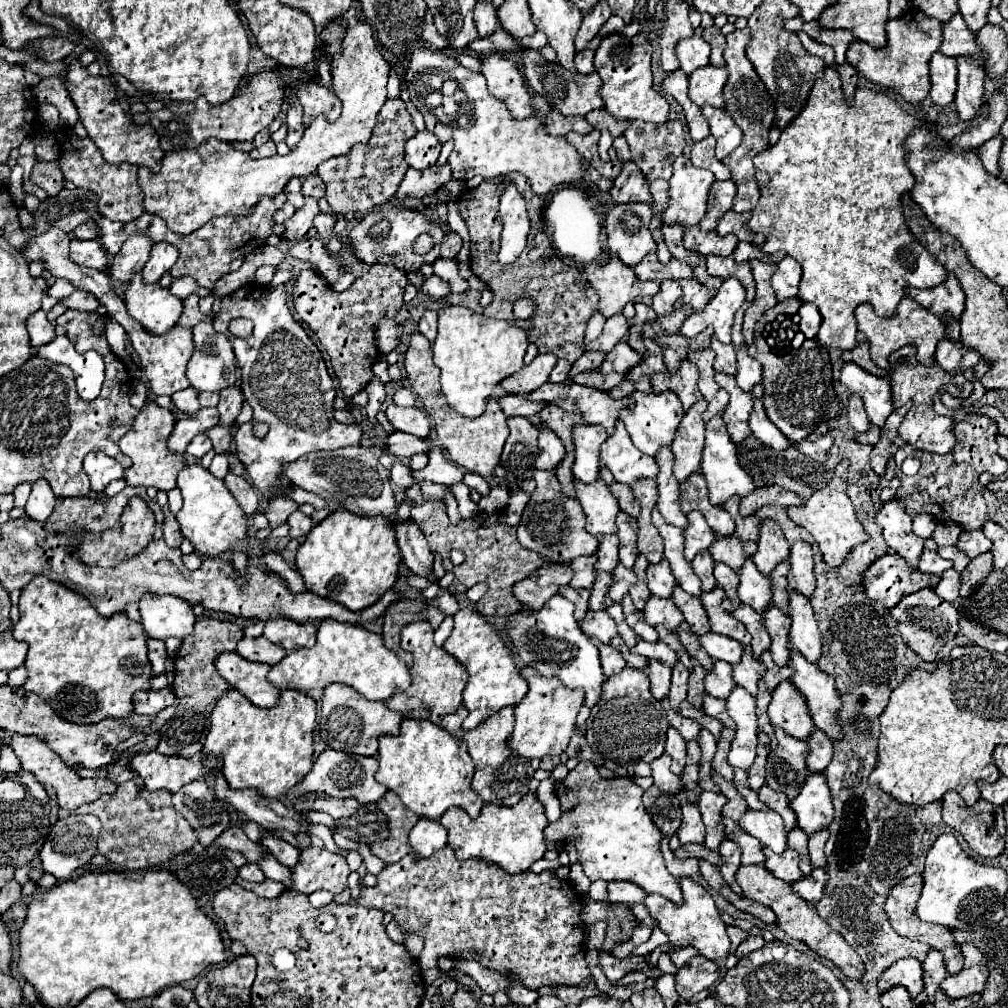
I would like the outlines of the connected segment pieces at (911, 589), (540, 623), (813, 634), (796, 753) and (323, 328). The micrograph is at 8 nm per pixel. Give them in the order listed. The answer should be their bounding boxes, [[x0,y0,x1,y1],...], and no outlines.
[[863,551,939,607],[507,595,605,709],[791,591,823,663],[767,729,809,799],[293,265,407,399]]

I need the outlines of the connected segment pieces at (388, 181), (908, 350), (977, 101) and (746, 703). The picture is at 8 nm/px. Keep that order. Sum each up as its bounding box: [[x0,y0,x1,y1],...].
[[317,97,417,215],[889,345,955,453],[955,57,985,121],[727,687,757,769]]

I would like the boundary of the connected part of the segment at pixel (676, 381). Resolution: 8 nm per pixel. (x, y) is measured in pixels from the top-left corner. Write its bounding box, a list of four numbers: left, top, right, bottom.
[651,361,703,409]

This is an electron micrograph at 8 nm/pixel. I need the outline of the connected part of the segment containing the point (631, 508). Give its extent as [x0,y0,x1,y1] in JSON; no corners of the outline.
[601,467,641,519]

